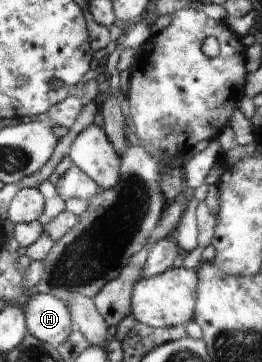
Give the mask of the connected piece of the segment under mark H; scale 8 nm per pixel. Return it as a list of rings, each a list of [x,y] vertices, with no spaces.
[[[38,292],[22,303],[28,333],[51,346],[60,346],[75,332],[71,310],[62,300]]]

